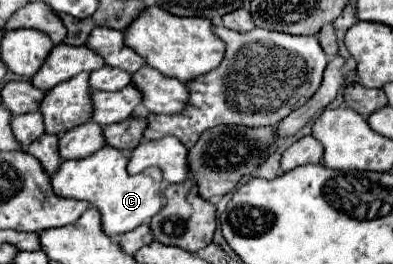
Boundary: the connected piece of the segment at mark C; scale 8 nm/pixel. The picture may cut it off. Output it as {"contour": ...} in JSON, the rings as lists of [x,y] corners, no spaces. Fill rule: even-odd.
{"contour":[[[105,145],[89,157],[63,161],[49,181],[57,197],[83,199],[95,205],[97,211],[101,213],[103,233],[113,237],[129,229],[135,229],[141,223],[147,223],[163,207],[161,191],[165,183],[161,181],[161,173],[157,173],[157,169],[145,169],[145,173],[129,175],[127,163],[129,163],[127,153],[121,153],[119,149],[109,149],[109,145]]]}

